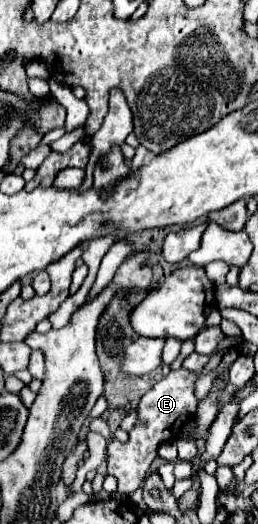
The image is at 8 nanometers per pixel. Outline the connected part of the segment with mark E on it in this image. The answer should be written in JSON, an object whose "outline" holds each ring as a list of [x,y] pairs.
{"outline":[[[188,369],[170,371],[164,379],[160,379],[140,399],[140,405],[136,409],[138,419],[136,419],[134,429],[129,432],[128,441],[120,443],[120,441],[114,439],[108,445],[106,465],[108,465],[108,473],[118,479],[118,493],[134,493],[144,483],[146,473],[148,473],[152,461],[158,456],[158,445],[162,441],[172,439],[172,429],[170,427],[176,425],[176,431],[178,431],[178,427],[182,427],[192,417],[192,413],[196,411],[198,401],[194,397],[194,389],[196,389],[198,379],[202,379],[204,375],[206,375],[204,371],[192,373]]]}

